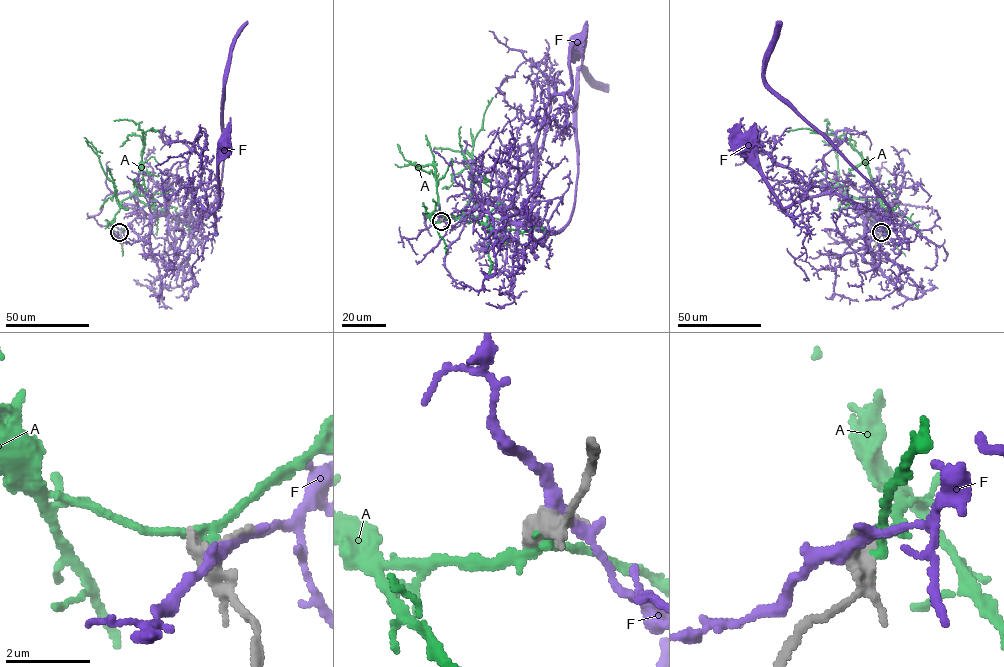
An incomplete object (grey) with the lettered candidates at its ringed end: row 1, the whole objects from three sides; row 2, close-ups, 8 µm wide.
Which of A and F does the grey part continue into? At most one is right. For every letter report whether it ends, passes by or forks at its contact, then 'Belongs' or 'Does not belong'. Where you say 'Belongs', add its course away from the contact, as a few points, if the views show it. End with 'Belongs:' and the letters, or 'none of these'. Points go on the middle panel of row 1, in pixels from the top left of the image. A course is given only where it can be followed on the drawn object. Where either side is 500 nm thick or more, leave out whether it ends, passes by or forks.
A: It passes by. Belongs. Its course: (441, 221), (433, 221), (430, 215), (438, 210), (445, 217), (457, 216), (468, 204), (473, 140), (493, 97)
F: It passes by. Does not belong
Belongs: A

